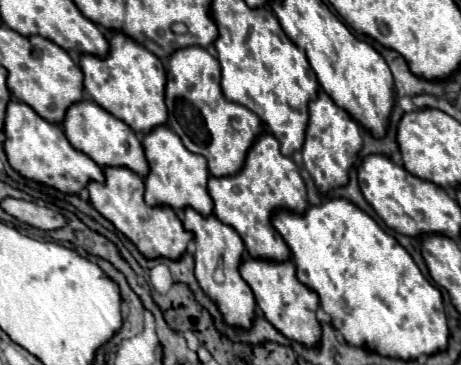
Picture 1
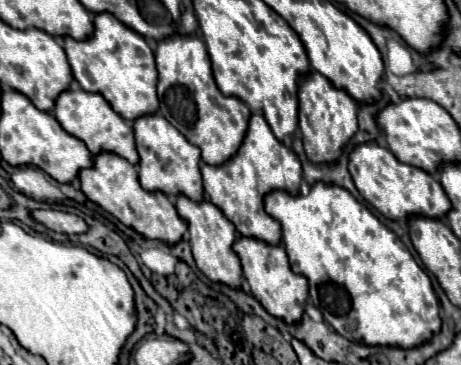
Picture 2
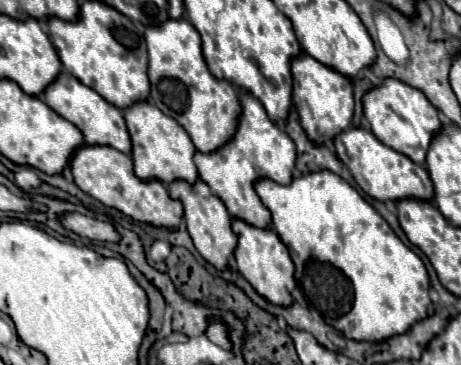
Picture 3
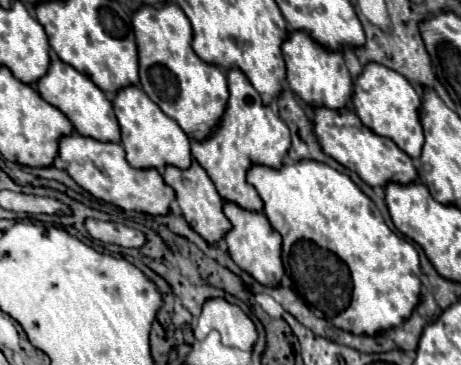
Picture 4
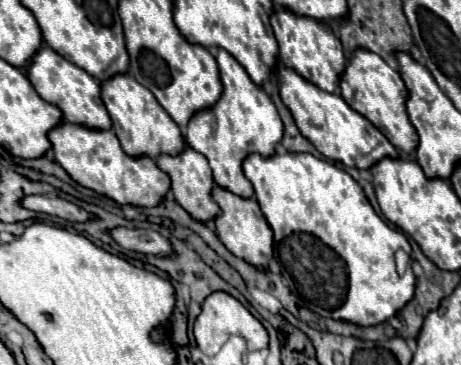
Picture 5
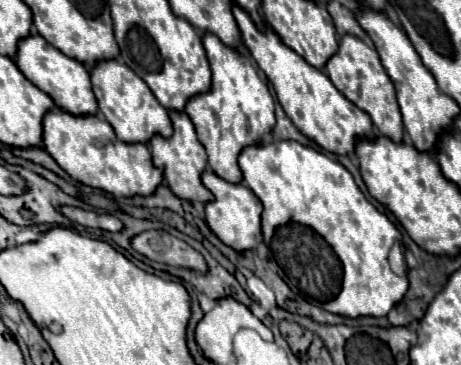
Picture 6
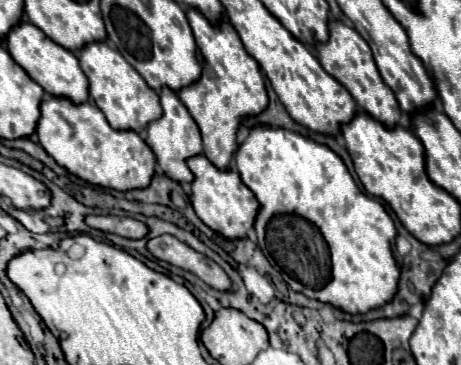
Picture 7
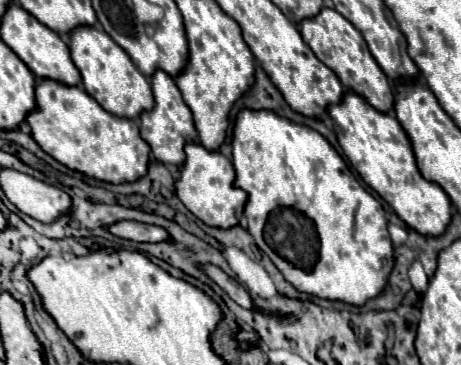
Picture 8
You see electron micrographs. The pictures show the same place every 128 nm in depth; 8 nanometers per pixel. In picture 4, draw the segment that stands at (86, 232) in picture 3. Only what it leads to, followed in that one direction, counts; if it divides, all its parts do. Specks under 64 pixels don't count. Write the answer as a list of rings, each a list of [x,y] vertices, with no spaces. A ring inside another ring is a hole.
[[[86,218],[84,226],[92,238],[110,242],[116,246],[124,246],[124,248],[140,248],[146,240],[140,230],[134,230],[116,222],[100,222],[94,218]]]

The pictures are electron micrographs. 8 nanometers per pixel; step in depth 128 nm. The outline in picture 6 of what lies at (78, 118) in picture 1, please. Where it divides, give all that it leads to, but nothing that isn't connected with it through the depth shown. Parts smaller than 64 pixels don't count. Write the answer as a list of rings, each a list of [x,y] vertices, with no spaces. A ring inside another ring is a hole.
[[[30,36],[26,40],[20,40],[18,44],[18,56],[16,56],[18,68],[24,72],[24,76],[36,84],[42,92],[46,92],[58,108],[64,108],[64,112],[96,112],[98,114],[98,104],[92,92],[92,82],[88,80],[88,68],[80,64],[74,58],[64,56],[60,50],[50,46],[42,36]]]

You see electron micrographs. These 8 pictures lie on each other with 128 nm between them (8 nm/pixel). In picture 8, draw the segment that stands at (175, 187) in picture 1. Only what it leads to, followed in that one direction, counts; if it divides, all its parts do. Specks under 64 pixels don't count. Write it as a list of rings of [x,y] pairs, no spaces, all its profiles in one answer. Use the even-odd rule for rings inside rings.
[[[78,26],[70,32],[70,52],[76,68],[82,74],[84,90],[98,104],[104,104],[108,112],[134,120],[140,116],[140,112],[152,108],[152,86],[148,84],[148,78],[104,30],[100,30],[98,26]]]

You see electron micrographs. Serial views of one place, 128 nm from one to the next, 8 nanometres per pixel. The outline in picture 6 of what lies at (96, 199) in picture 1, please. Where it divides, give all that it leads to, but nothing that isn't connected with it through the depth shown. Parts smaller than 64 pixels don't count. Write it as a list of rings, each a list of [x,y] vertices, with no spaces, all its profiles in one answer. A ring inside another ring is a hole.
[[[58,108],[44,118],[44,148],[74,180],[112,196],[150,196],[162,184],[162,172],[152,164],[146,144],[124,144],[100,116],[72,116]]]

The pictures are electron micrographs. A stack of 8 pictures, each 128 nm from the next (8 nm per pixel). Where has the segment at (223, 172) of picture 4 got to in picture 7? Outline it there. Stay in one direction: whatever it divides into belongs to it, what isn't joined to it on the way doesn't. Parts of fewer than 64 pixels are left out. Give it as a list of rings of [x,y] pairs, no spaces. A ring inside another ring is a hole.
[[[190,8],[188,20],[196,38],[196,44],[202,52],[202,78],[178,92],[180,102],[188,108],[190,116],[196,120],[200,132],[202,132],[202,144],[204,144],[204,156],[218,168],[228,170],[234,150],[238,148],[236,136],[242,124],[244,116],[256,116],[266,110],[268,106],[268,94],[264,86],[264,78],[260,72],[258,62],[246,52],[240,36],[232,28],[230,22],[222,22],[218,26],[212,26],[198,10]]]

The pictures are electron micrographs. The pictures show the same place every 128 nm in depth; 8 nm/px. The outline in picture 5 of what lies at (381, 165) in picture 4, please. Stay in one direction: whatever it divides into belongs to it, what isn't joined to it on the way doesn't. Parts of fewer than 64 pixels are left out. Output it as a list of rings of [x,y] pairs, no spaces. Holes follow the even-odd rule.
[[[278,64],[278,76],[280,76],[280,96],[284,104],[290,108],[298,130],[326,158],[358,170],[370,170],[374,164],[378,164],[384,158],[400,158],[400,152],[386,140],[386,136],[378,128],[374,128],[372,122],[368,122],[364,116],[354,112],[342,100],[342,96],[328,94],[316,88],[300,74],[296,74],[290,68],[284,68],[282,64]]]

